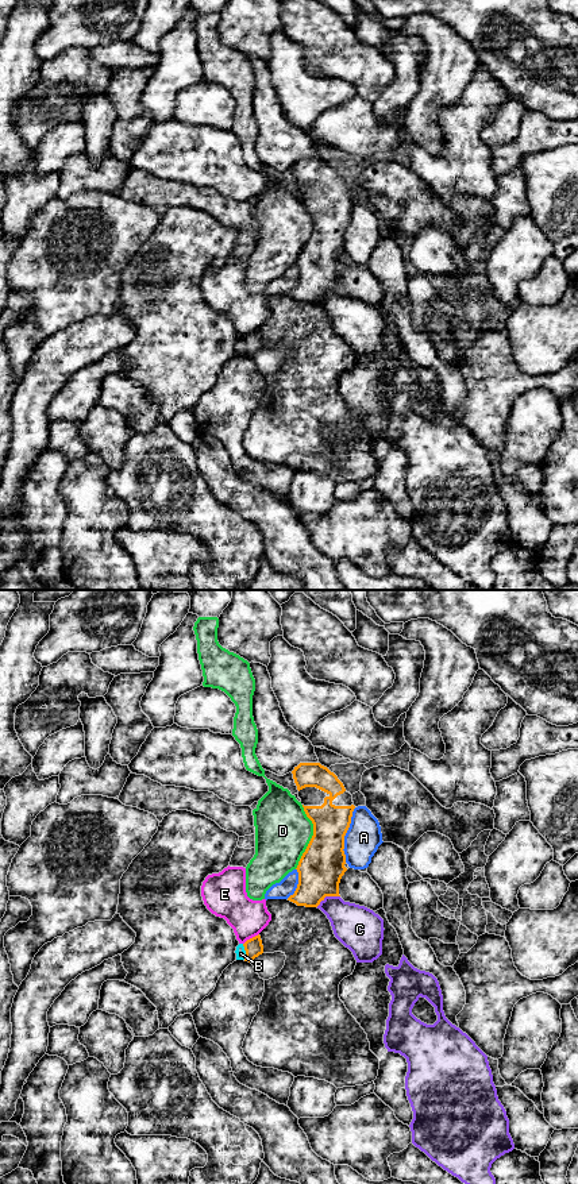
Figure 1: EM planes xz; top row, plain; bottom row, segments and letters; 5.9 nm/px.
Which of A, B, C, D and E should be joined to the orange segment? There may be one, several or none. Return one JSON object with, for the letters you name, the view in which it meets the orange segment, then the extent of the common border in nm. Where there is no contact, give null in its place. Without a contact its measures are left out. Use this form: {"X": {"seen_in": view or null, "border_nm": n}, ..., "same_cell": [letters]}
{"same_cell": []}

